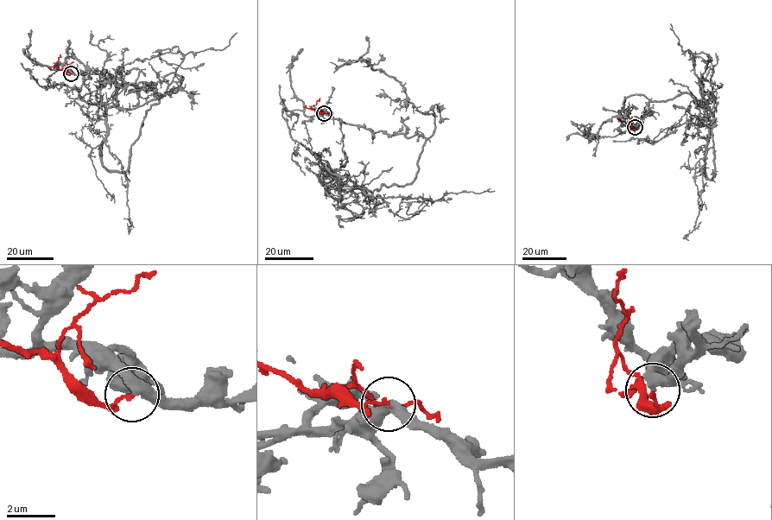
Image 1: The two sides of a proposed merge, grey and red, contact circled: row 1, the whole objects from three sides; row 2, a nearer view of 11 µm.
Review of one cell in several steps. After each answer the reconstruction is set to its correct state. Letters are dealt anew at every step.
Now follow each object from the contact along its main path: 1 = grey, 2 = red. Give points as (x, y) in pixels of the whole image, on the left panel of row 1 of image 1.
1: (72, 73), (178, 90), (148, 111), (126, 170), (101, 161), (108, 108), (159, 98), (185, 55), (237, 33)
2: (72, 73), (54, 66), (60, 54)

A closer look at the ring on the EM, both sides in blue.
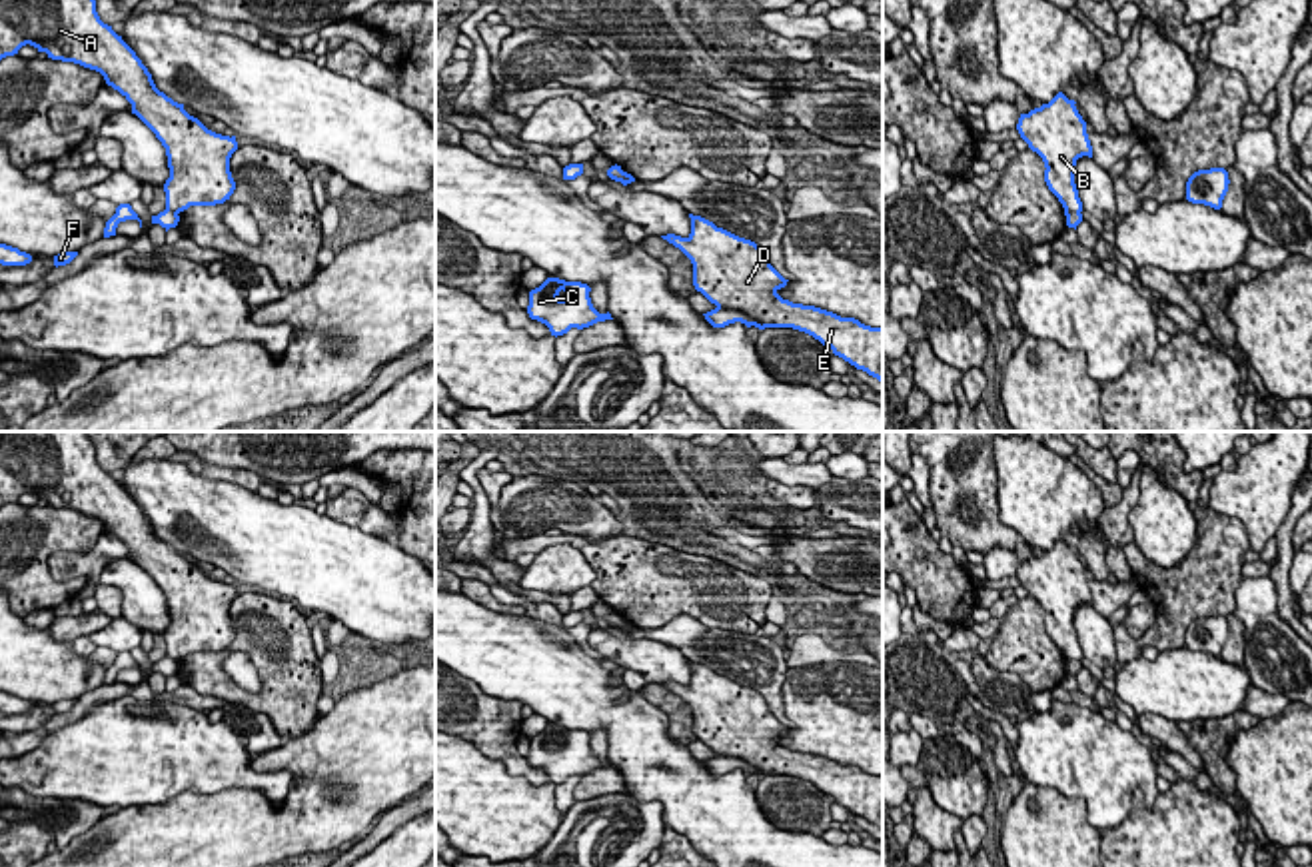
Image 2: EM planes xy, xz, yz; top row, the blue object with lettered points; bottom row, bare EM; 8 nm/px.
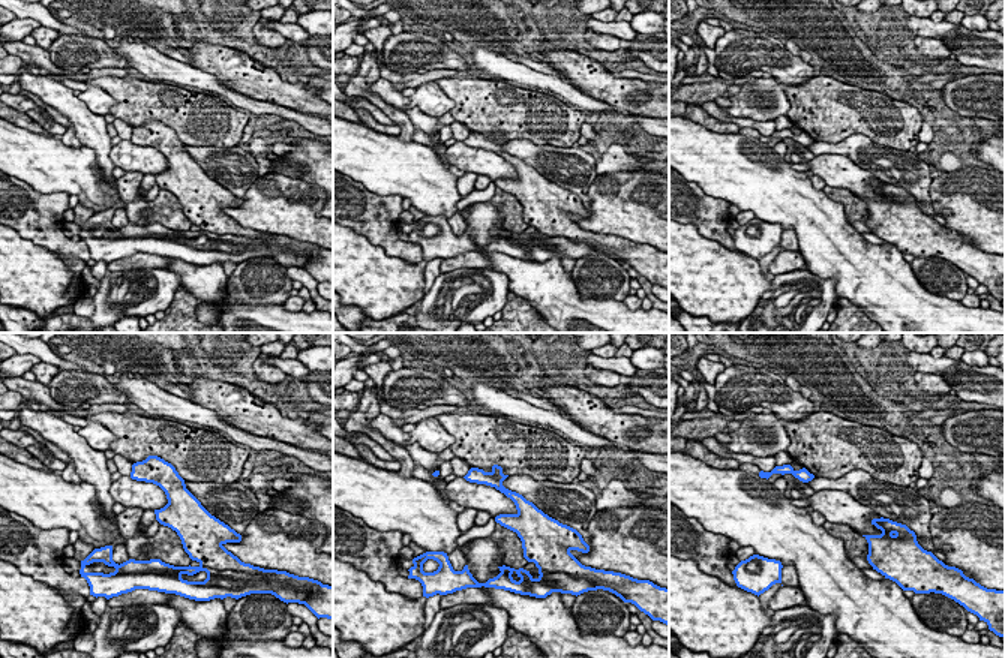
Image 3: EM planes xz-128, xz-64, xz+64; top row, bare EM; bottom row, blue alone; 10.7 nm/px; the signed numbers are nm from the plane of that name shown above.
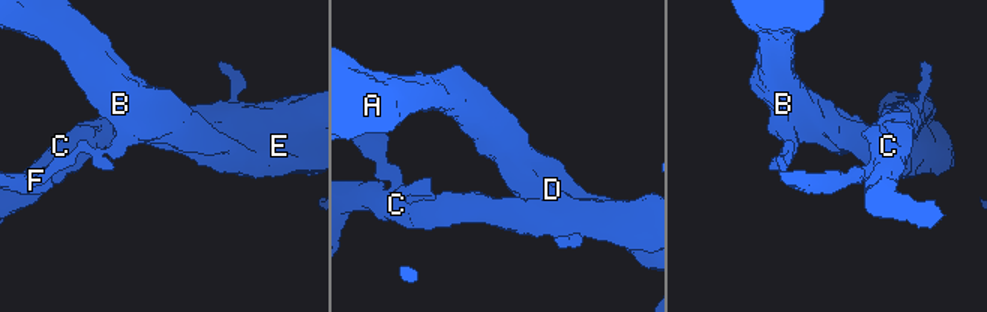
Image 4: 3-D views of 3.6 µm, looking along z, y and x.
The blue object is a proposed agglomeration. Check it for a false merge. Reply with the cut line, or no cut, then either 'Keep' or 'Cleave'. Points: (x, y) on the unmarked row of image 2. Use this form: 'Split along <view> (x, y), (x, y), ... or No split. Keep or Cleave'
Split along xz (717, 754), (743, 758), (765, 774). Cleave

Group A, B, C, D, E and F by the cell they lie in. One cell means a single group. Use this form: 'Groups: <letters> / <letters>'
Groups: A B D E / C F

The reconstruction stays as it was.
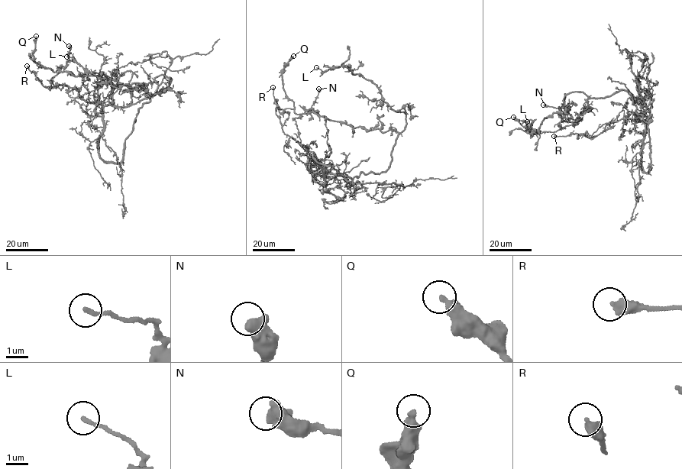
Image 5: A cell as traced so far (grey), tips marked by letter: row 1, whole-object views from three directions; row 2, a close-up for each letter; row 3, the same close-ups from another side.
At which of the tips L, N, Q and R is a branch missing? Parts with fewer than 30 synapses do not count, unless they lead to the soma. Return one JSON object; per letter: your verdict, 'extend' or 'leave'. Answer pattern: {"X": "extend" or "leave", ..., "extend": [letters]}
{"L": "leave", "N": "leave", "Q": "leave", "R": "leave", "extend": []}

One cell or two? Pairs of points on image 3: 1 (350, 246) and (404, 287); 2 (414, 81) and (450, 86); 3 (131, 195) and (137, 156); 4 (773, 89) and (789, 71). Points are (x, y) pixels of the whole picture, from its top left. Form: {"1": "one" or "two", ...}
{"1": "one", "2": "two", "3": "two", "4": "two"}

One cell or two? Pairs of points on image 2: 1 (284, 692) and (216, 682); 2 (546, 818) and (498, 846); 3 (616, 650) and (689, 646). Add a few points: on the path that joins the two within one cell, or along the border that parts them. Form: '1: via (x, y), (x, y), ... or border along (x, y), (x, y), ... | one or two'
1: via (268, 700), (248, 700), (232, 694) | one
2: via (534, 818), (526, 818), (510, 834) | one
3: border along (628, 634), (640, 640), (671, 644), (689, 660) | two

